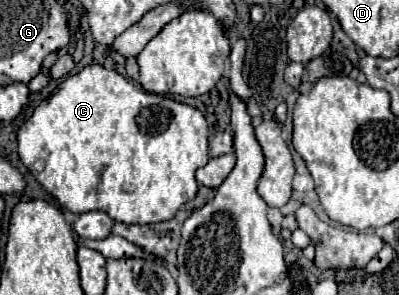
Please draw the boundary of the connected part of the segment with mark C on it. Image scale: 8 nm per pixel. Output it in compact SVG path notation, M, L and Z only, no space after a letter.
M91 64L87 68L83 68L79 74L75 76L67 76L59 86L57 86L57 92L53 96L49 96L47 100L43 100L33 116L19 128L17 132L17 144L19 144L19 156L21 156L21 162L27 166L27 170L39 180L39 184L69 212L73 214L85 214L85 212L93 212L93 210L101 210L105 214L109 214L113 220L117 222L123 222L123 224L151 224L151 222L165 222L165 220L171 220L175 216L175 212L189 200L195 198L197 194L197 182L195 182L195 172L197 168L205 166L209 156L209 146L207 146L207 138L209 138L209 132L207 132L207 120L205 116L187 106L187 104L181 104L181 102L175 102L171 98L165 98L165 96L159 96L159 94L151 94L151 92L145 92L143 88L135 86L133 82L129 82L127 78L123 78L121 74L117 74L115 70L107 70L99 64Z

